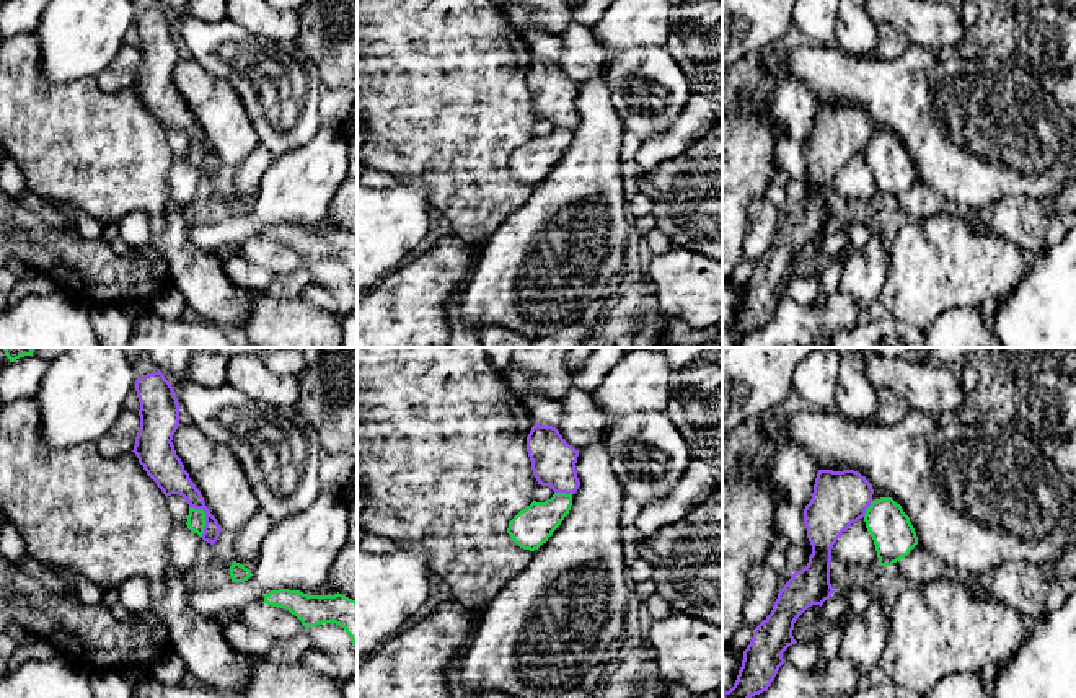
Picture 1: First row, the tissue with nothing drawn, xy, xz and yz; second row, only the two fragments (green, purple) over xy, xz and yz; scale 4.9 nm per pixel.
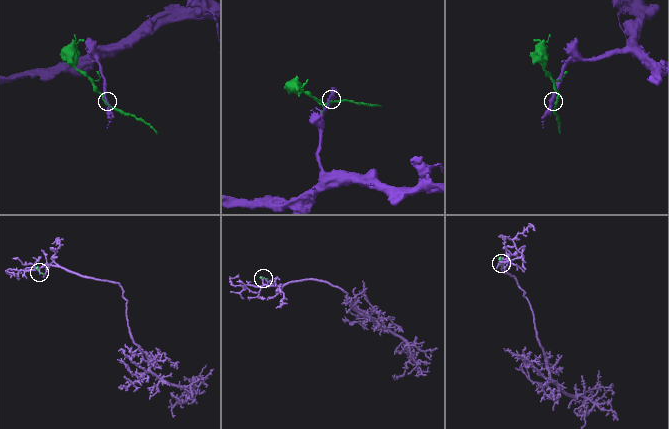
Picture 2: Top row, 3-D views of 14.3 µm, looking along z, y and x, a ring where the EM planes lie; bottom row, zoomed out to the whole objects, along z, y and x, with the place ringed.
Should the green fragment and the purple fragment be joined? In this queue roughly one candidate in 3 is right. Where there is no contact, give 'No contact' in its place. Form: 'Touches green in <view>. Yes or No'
Touches green in xy. No

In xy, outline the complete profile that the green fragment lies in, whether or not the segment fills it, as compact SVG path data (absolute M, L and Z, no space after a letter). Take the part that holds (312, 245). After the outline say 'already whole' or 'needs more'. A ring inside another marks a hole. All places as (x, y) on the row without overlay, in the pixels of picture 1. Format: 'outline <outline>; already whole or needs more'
outline M279 223L266 228L264 238L289 245L305 264L336 258L346 264L357 282L357 236L339 227L334 230L308 230L300 225Z; already whole

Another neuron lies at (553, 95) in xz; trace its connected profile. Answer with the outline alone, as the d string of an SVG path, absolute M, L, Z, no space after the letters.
M535 59L527 72L527 86L538 119L566 129L579 124L575 104L579 86L562 73L556 62Z

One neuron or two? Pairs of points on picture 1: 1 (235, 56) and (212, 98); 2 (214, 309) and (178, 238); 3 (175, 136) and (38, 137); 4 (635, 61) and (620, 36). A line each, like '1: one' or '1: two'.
1: two
2: one
3: two
4: two

